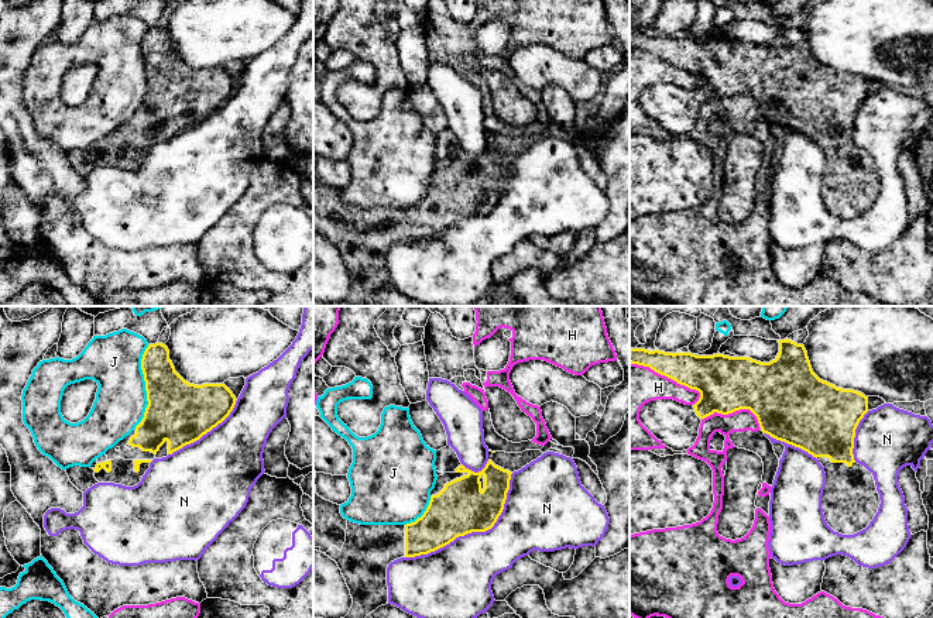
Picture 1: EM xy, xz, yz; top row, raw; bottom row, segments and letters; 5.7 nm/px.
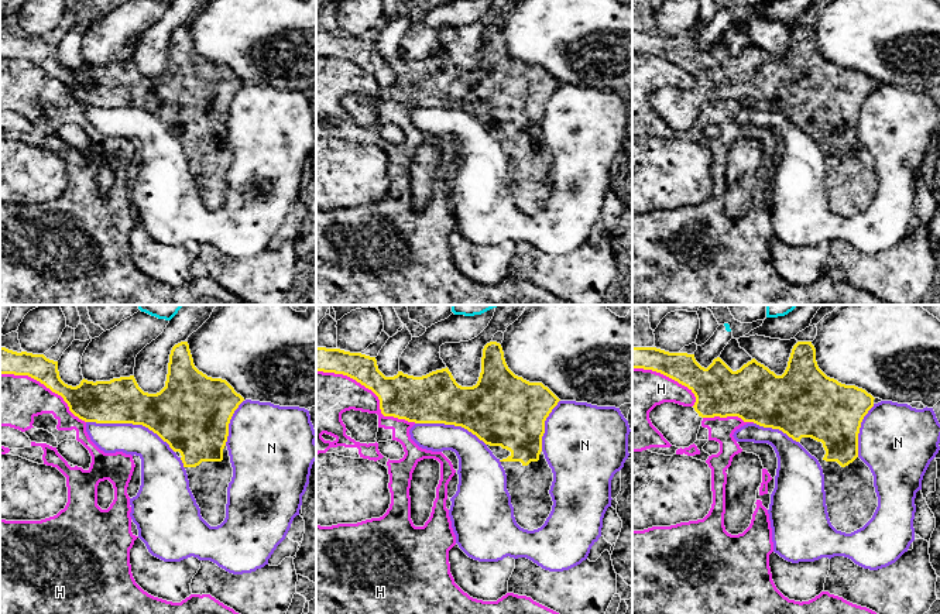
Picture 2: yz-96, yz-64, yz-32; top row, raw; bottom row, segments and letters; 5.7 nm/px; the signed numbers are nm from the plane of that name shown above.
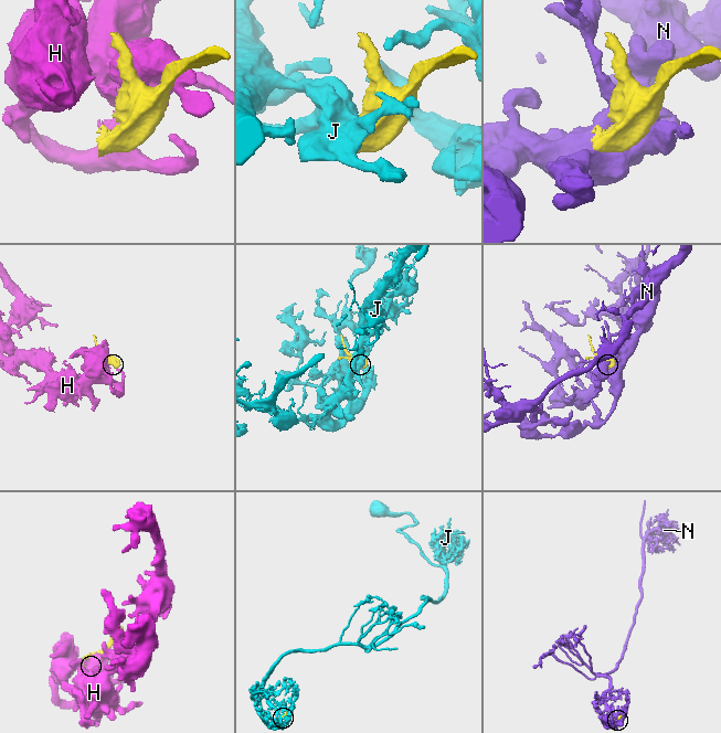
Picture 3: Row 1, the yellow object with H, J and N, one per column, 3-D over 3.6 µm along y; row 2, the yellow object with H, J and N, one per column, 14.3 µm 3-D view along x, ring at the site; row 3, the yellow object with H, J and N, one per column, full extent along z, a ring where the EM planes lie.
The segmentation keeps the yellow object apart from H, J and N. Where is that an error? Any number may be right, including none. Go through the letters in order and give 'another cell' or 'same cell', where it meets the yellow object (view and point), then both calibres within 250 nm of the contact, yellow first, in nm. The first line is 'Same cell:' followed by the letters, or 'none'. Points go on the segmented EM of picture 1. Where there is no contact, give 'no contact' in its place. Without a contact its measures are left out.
Same cell: none
H: another cell | yz (668, 377) | 240/260 nm
J: another cell | xy (144, 380) | 340/300 nm
N: another cell | xz (474, 531) | 300/360 nm

